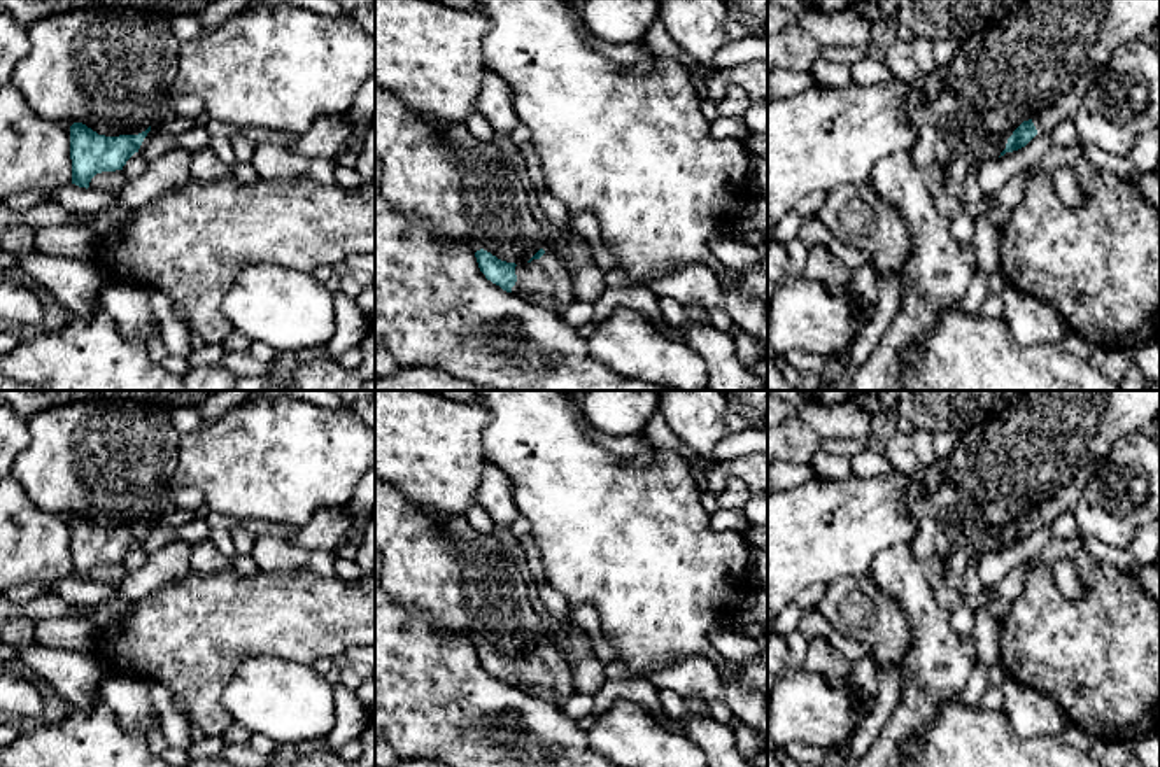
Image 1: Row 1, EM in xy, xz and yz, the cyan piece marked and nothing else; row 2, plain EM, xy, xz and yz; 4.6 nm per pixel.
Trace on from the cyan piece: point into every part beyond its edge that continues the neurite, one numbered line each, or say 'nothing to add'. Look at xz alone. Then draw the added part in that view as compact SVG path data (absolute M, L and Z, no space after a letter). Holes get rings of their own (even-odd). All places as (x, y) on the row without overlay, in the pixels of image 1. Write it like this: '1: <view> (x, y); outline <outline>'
1: xz (549, 668); outline M545 644L540 651L515 658L513 686L543 686L552 692L554 702L564 706L573 688L573 662L555 646Z

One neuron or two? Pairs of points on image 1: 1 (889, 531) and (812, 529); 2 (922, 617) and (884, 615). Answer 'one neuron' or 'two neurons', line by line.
1: one neuron
2: two neurons

